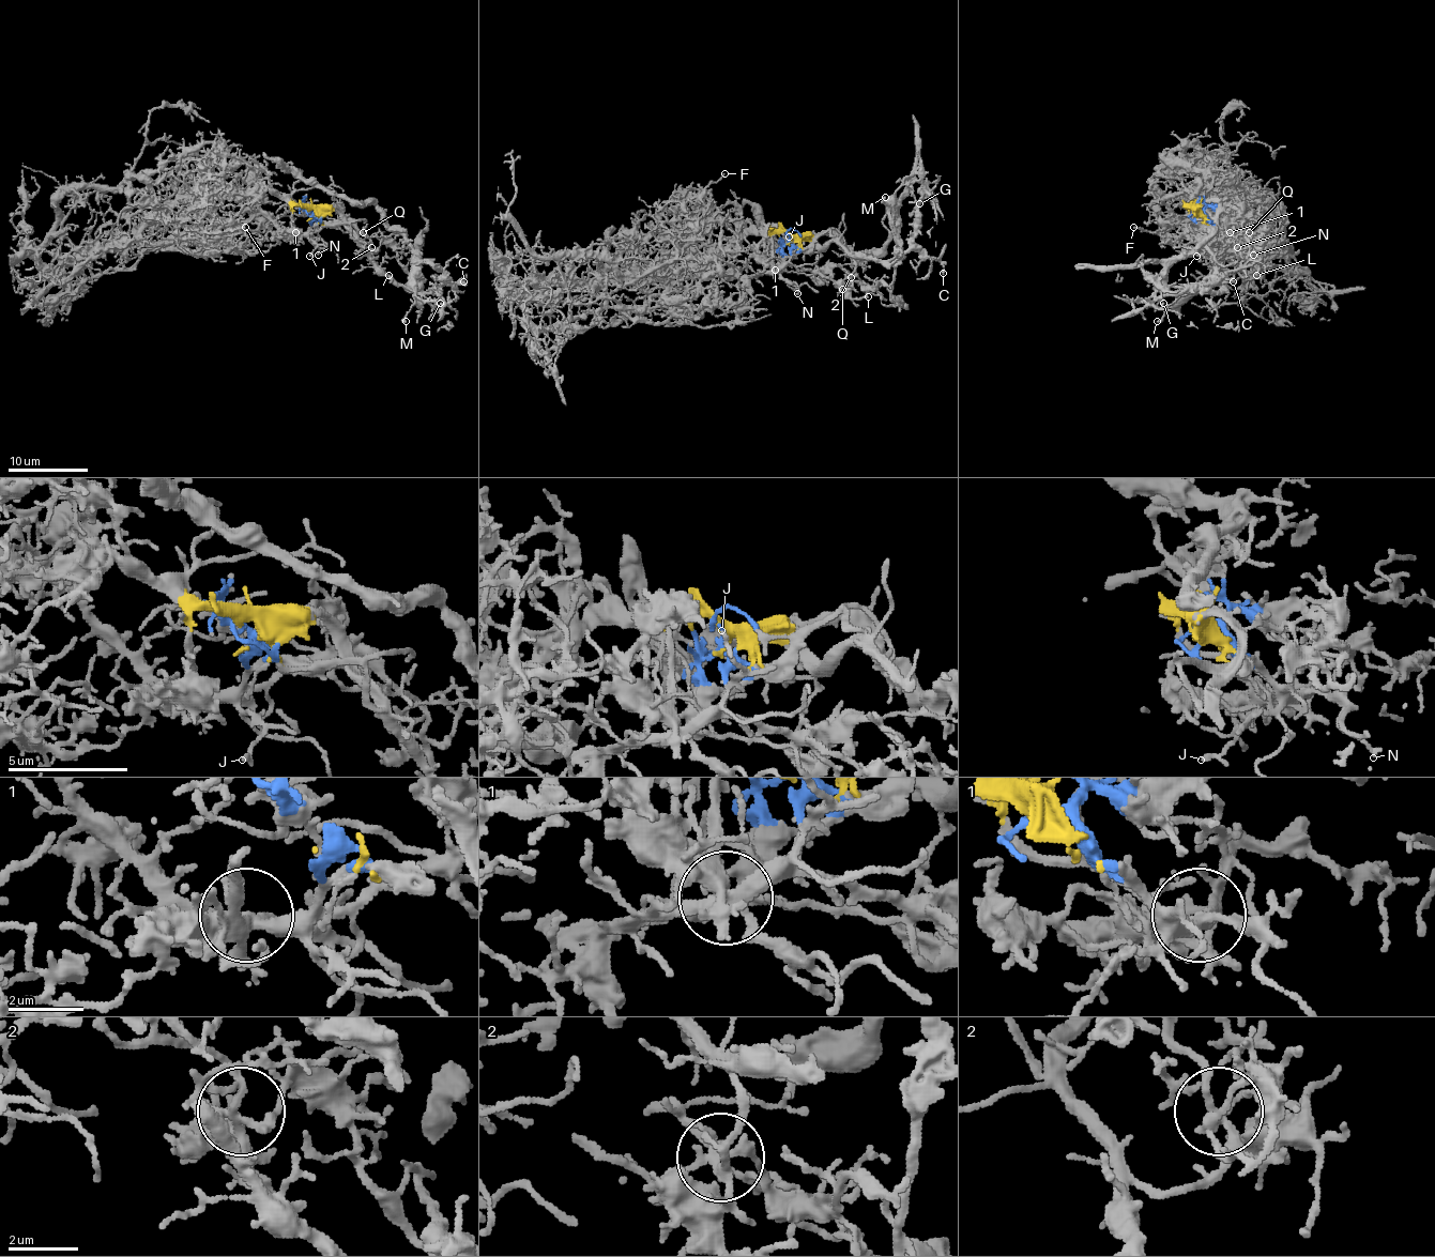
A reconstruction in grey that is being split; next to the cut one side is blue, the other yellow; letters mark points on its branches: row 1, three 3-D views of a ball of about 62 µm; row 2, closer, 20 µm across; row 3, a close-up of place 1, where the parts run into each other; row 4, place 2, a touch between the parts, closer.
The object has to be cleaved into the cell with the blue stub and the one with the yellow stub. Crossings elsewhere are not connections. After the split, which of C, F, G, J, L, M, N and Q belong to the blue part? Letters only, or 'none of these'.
F, J, N

